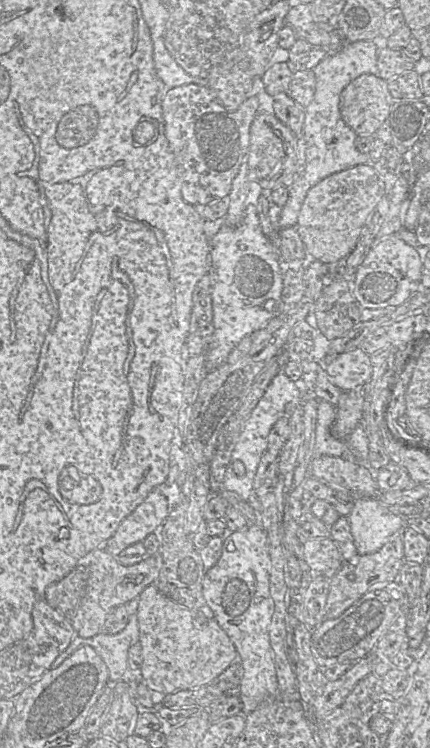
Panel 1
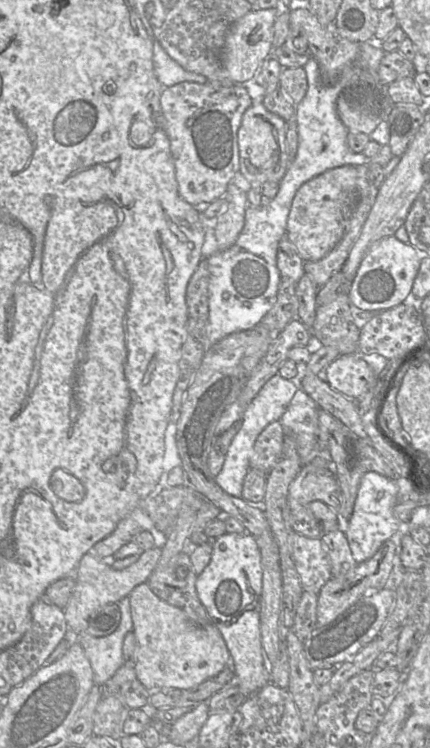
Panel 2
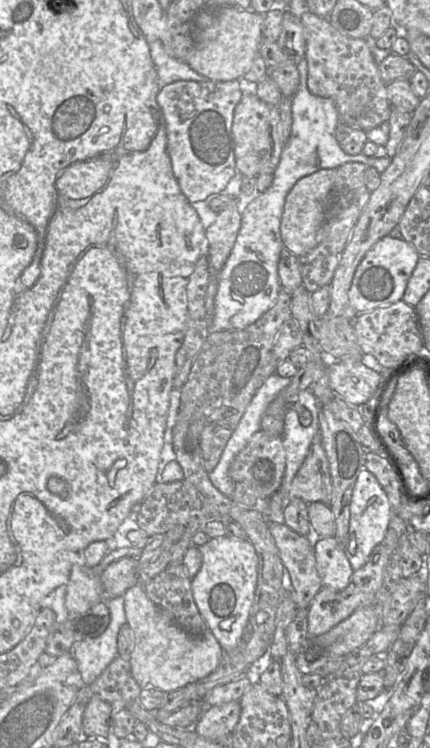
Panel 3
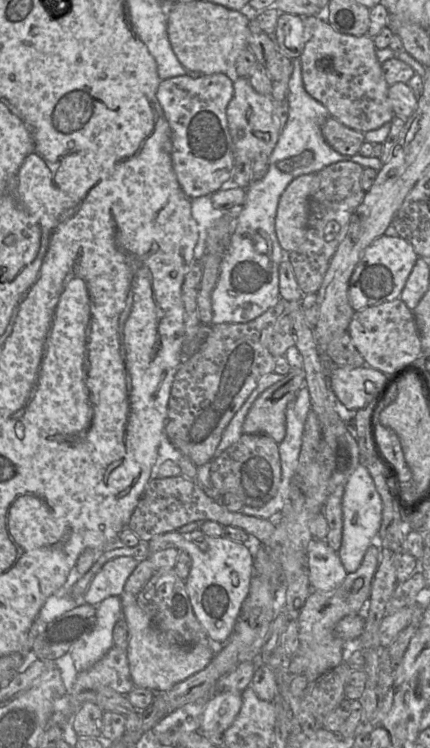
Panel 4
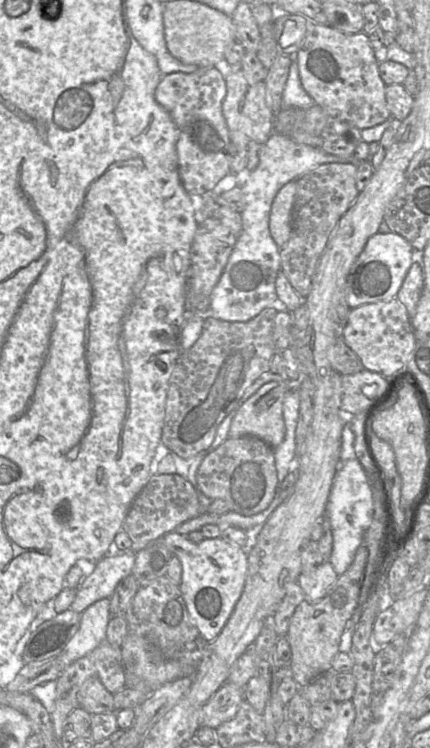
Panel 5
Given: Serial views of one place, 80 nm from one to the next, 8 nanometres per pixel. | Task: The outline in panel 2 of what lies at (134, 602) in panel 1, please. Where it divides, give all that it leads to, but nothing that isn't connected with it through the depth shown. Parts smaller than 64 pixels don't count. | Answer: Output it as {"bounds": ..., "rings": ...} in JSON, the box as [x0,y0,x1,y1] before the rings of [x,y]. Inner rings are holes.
{"bounds":[44,597,133,685],"rings":[[[129,597],[122,598],[117,605],[121,613],[121,621],[113,633],[103,637],[94,637],[78,635],[69,632],[68,629],[64,639],[49,655],[44,665],[51,665],[60,659],[73,644],[79,643],[92,666],[95,685],[104,685],[124,664],[123,640],[128,632],[133,631]]]}

